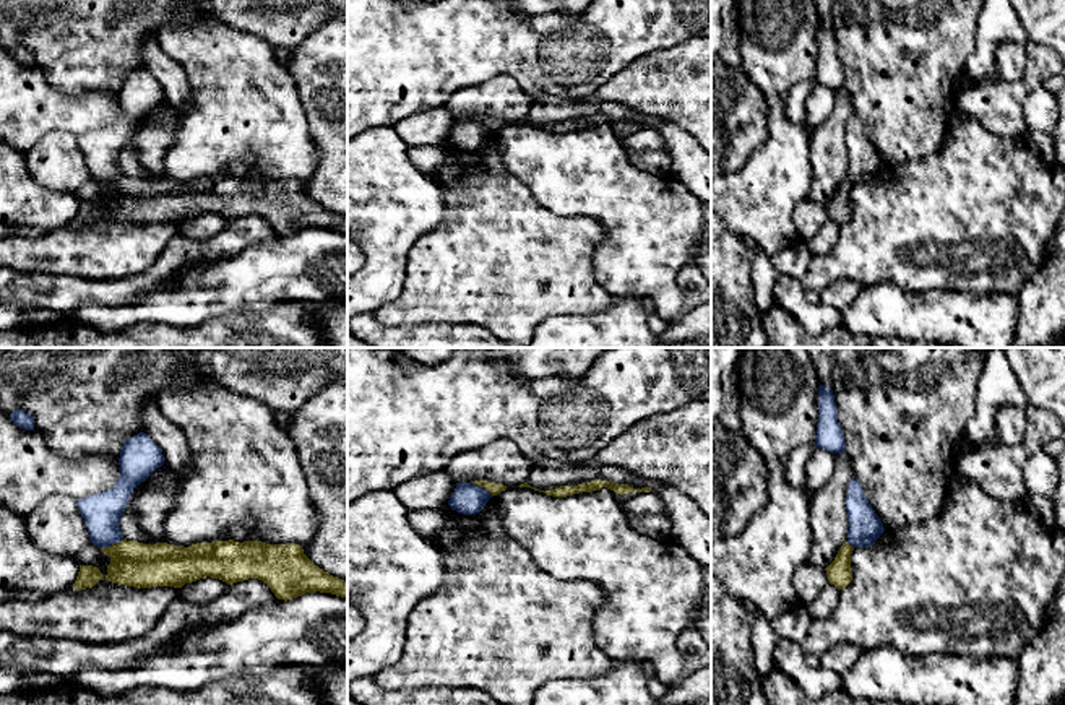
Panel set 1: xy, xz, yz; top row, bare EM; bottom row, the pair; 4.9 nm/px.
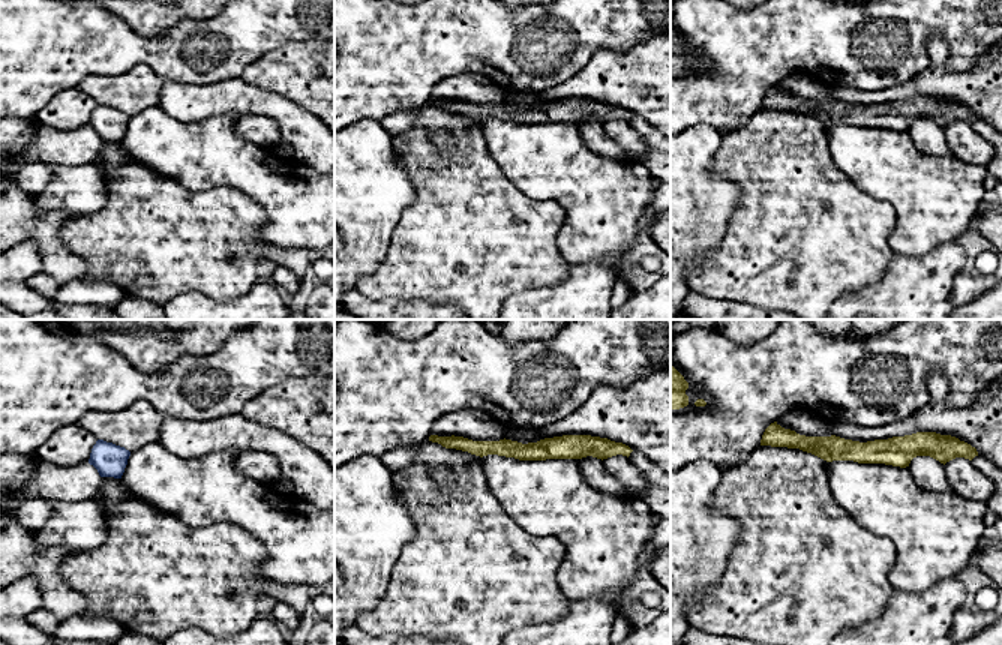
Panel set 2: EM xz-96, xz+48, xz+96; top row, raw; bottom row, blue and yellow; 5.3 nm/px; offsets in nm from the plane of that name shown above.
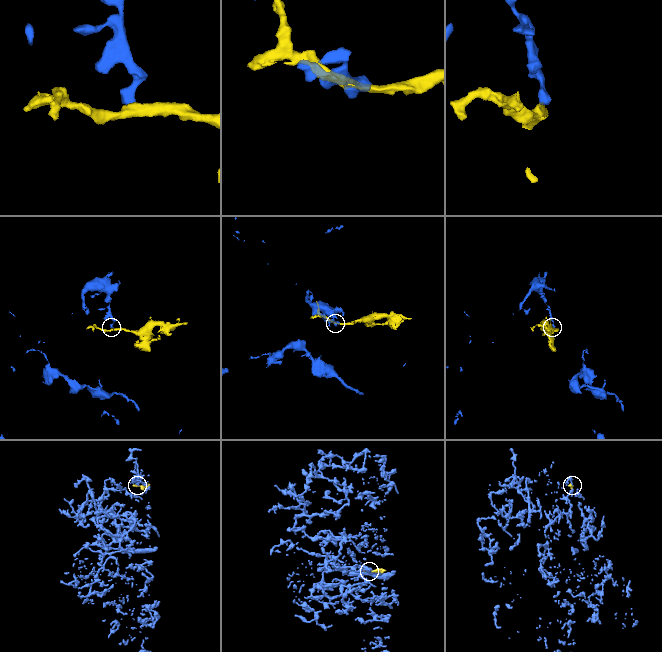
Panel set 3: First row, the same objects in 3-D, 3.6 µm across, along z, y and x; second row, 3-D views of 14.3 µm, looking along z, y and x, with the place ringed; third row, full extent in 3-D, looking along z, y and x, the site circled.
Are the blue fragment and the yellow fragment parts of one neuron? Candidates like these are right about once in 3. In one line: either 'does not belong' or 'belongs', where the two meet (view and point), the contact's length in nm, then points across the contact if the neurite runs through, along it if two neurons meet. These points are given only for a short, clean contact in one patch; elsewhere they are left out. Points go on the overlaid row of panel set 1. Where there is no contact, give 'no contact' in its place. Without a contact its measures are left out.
does not belong; contact xz (482, 488); length 130 nm; border xz (471, 483), (484, 488), (492, 496)

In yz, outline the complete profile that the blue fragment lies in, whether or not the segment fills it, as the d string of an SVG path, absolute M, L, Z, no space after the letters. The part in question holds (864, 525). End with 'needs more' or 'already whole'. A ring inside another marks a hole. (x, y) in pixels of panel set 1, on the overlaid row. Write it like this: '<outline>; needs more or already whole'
M854 476L849 482L844 504L849 521L847 543L852 547L873 546L885 528L878 515L869 504L862 486Z; already whole

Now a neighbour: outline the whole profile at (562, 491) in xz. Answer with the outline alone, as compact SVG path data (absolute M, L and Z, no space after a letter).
M596 479L591 482L583 482L578 486L560 486L552 491L539 491L539 492L544 492L544 494L554 495L554 497L567 497L567 495L573 495L573 494L580 494L580 492L599 491L602 487L607 487L620 495L628 494L628 492L651 492L651 487L633 489L628 484L614 484L614 482L601 481L601 479Z

